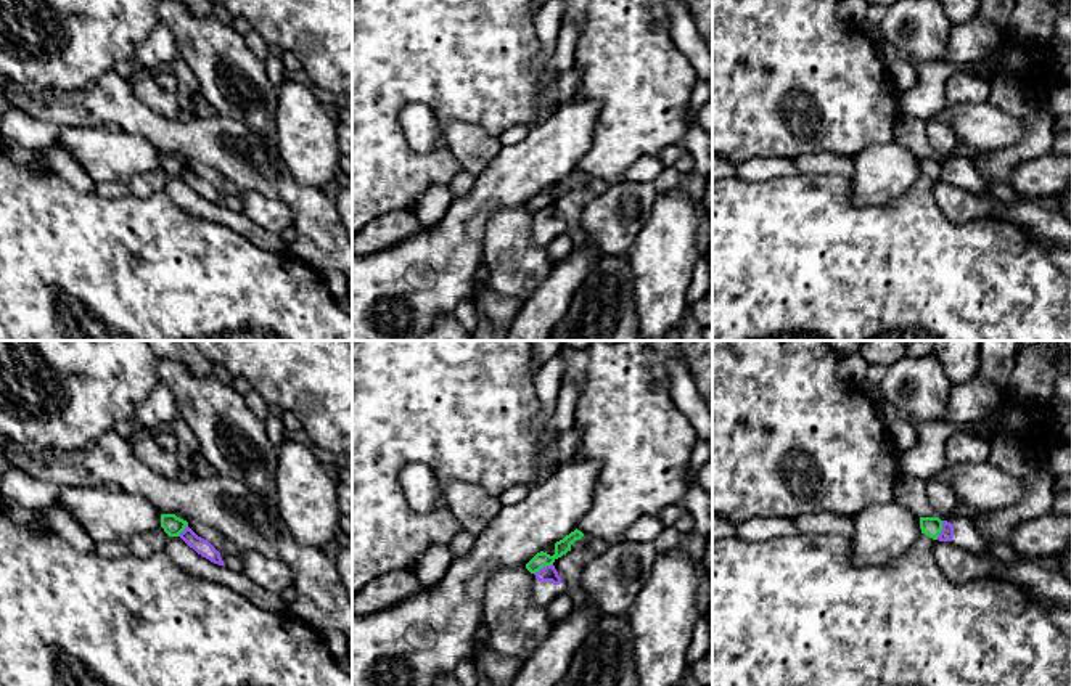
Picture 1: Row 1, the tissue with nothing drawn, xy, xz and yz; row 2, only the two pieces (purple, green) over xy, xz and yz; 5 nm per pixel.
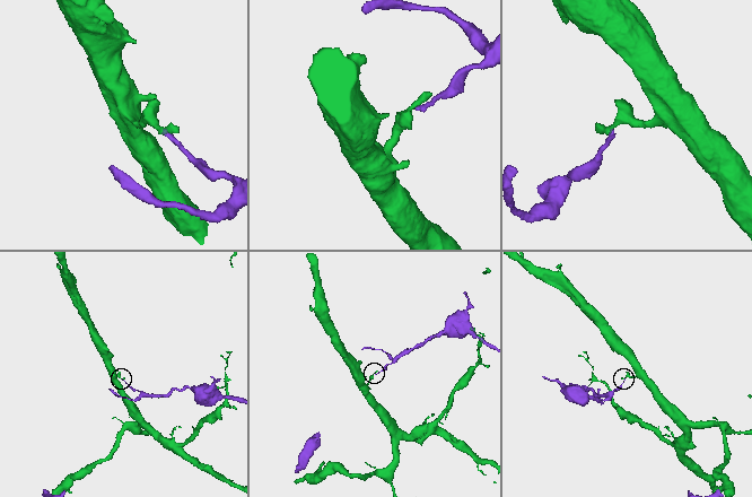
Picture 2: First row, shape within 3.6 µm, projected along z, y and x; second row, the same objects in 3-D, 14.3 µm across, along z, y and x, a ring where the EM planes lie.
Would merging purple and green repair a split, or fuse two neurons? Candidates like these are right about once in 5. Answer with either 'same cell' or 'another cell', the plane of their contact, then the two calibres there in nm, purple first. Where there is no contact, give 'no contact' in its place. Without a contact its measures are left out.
another cell; meets purple in xz; 80 nm thick on the purple side, 80 nm on the other

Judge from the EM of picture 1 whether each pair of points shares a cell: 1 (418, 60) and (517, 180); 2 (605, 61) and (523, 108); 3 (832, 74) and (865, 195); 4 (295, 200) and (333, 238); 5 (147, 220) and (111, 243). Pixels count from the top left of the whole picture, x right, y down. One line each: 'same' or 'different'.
1: different
2: different
3: different
4: same
5: same

